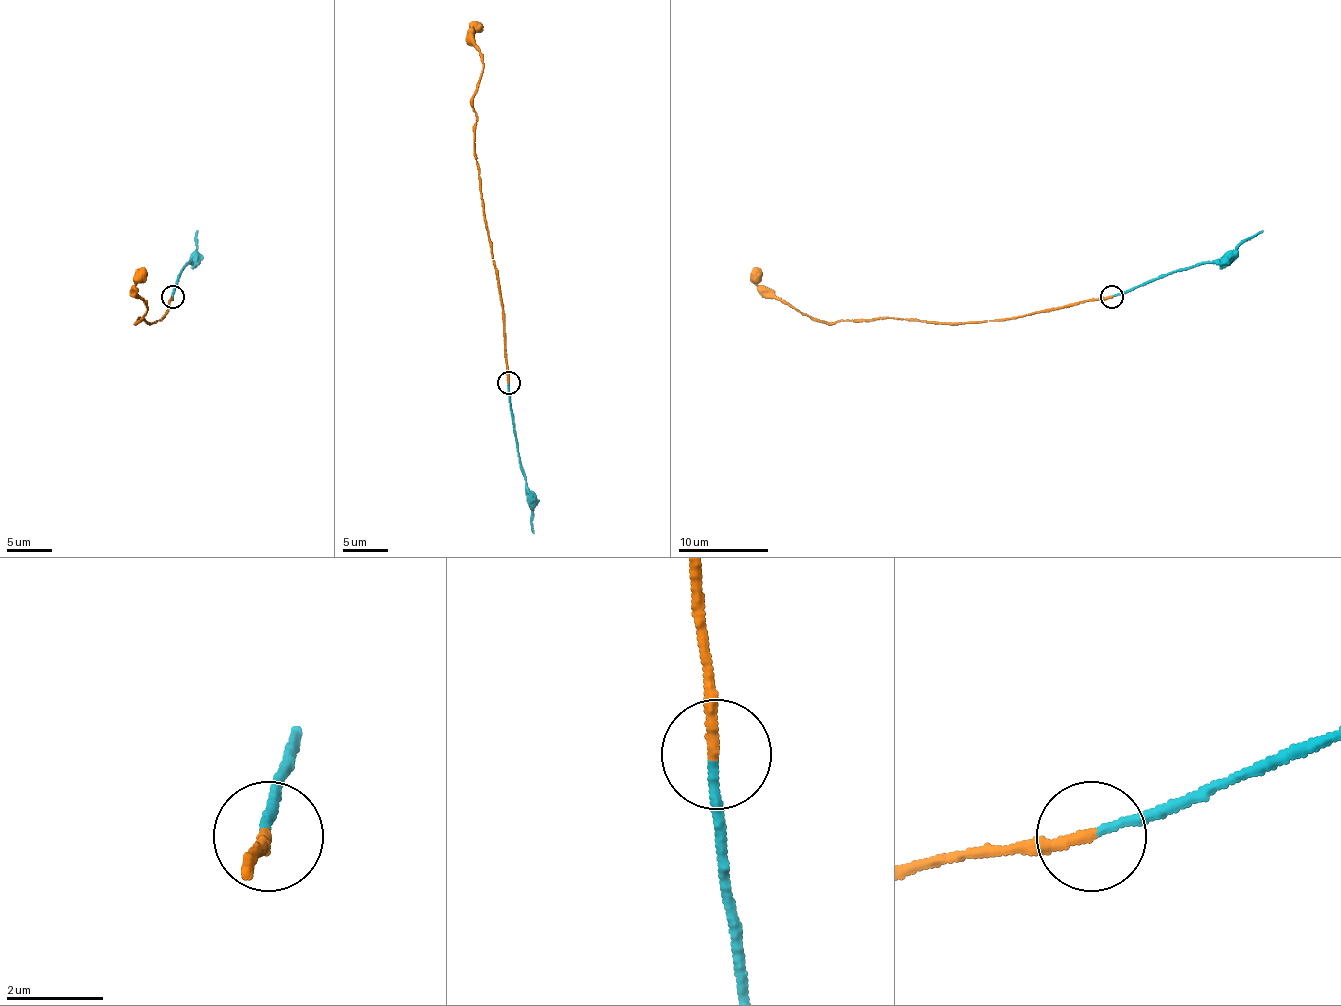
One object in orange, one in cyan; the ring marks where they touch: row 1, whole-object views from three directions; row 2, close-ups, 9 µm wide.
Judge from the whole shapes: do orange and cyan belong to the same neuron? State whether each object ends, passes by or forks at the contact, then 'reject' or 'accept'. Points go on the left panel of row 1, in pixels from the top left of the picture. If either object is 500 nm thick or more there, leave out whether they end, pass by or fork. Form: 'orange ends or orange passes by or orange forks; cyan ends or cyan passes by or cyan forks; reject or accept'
orange ends; cyan ends; accept

